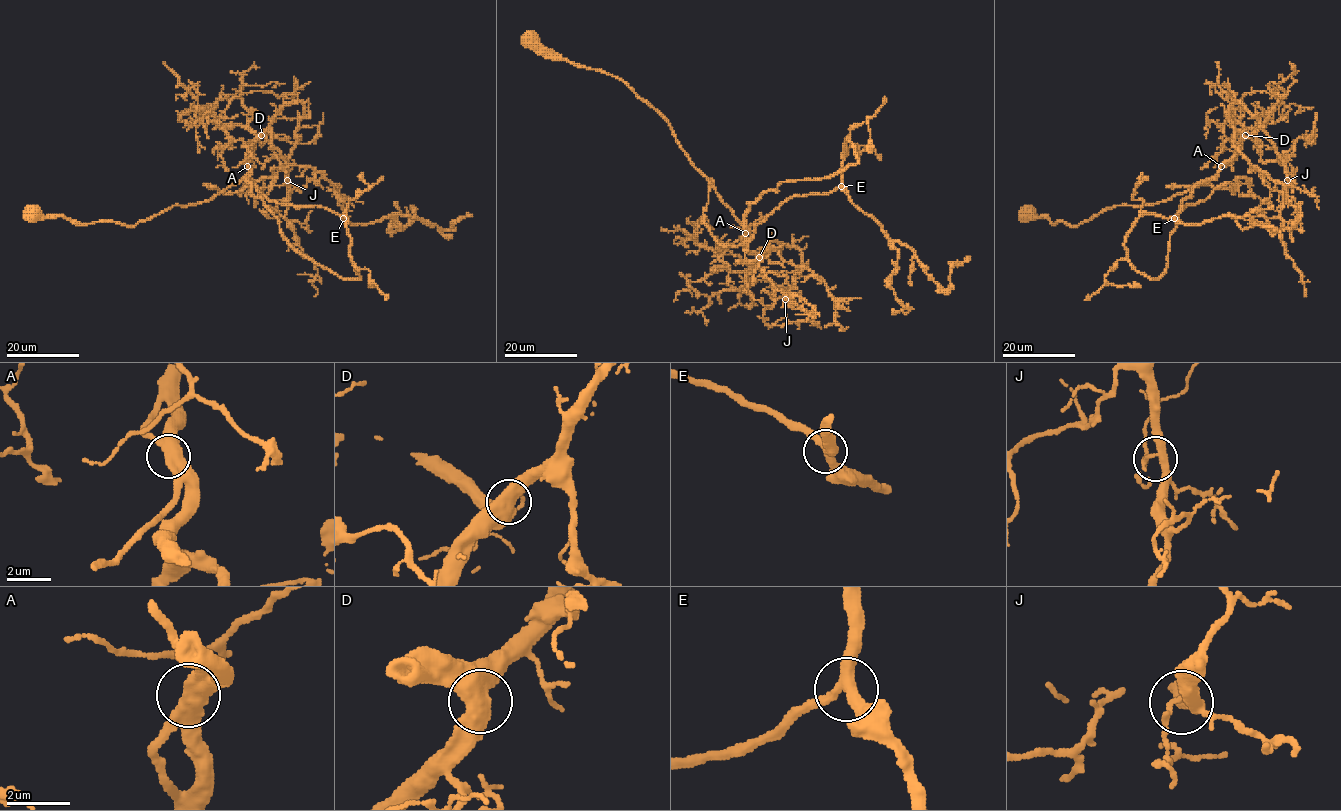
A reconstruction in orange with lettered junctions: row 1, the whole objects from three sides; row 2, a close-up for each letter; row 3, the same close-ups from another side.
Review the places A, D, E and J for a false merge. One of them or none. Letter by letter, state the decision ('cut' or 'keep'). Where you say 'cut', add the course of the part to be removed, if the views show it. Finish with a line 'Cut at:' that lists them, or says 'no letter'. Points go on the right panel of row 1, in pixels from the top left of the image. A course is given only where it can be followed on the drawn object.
A: keep
D: keep
E: keep
J: keep
Cut at: no letter

